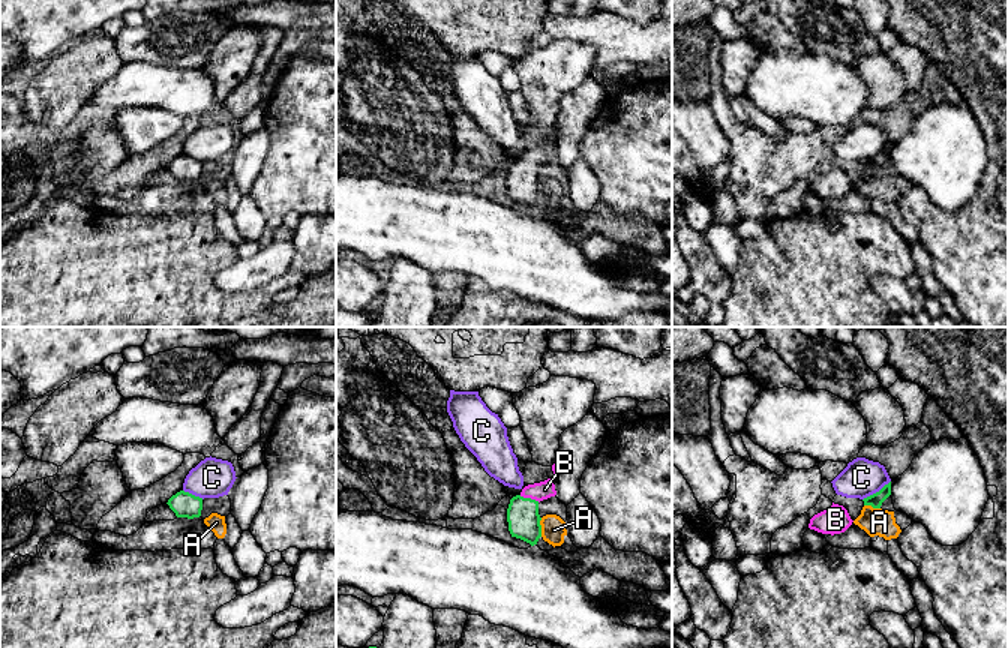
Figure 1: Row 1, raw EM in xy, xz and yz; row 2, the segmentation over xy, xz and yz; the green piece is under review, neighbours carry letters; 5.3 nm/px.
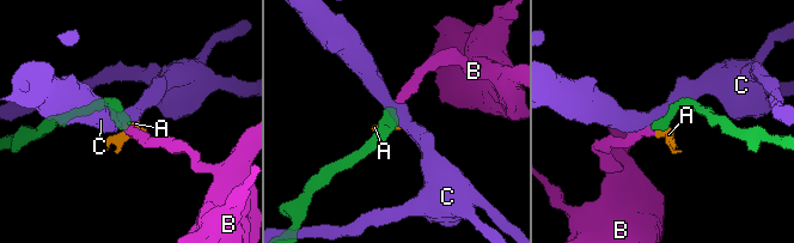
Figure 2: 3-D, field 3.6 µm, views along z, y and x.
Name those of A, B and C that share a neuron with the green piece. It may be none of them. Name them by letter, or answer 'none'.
B

